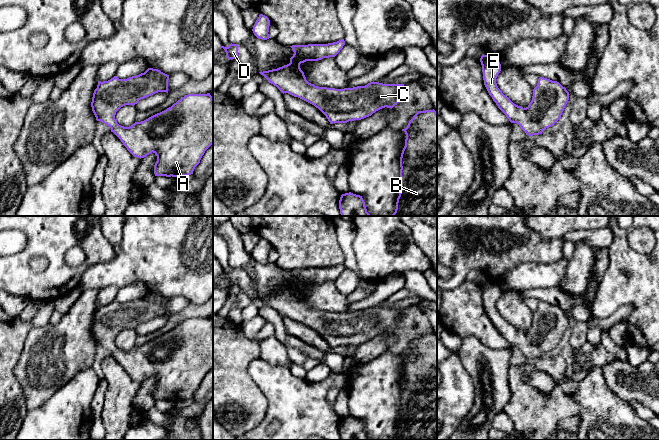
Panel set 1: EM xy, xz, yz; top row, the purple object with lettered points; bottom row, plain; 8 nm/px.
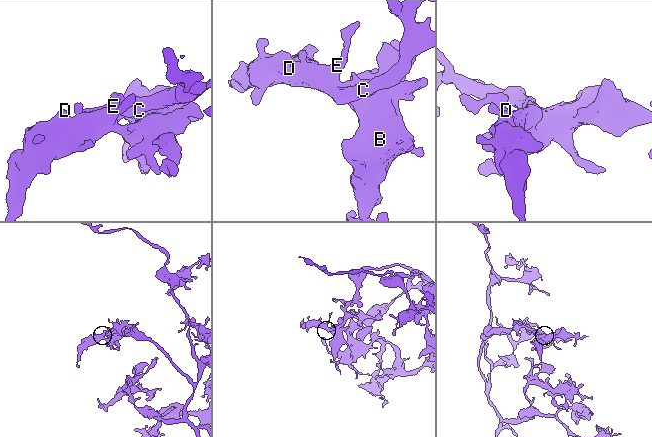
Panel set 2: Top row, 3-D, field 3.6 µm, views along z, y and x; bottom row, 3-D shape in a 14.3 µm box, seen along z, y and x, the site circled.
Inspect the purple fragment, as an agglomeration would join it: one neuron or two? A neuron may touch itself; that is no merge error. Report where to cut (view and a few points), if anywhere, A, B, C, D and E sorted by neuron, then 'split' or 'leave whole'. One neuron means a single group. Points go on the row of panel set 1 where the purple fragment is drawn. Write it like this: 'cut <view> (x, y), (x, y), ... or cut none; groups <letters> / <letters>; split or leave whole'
cut none; groups A B C D E; leave whole

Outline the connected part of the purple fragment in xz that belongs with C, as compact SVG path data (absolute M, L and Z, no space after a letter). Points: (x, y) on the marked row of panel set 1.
M344 39L328 44L308 44L290 46L294 52L290 63L268 71L259 72L269 83L276 86L283 94L288 93L298 97L318 108L328 119L330 124L347 123L349 121L361 120L371 116L382 108L393 108L399 101L399 95L404 89L404 84L383 84L370 82L365 86L353 88L335 89L318 87L306 80L300 64L306 61L318 61L323 58L335 57L345 45Z

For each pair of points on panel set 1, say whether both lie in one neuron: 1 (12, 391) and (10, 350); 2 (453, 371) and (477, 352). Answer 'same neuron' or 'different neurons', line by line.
1: same neuron
2: different neurons

